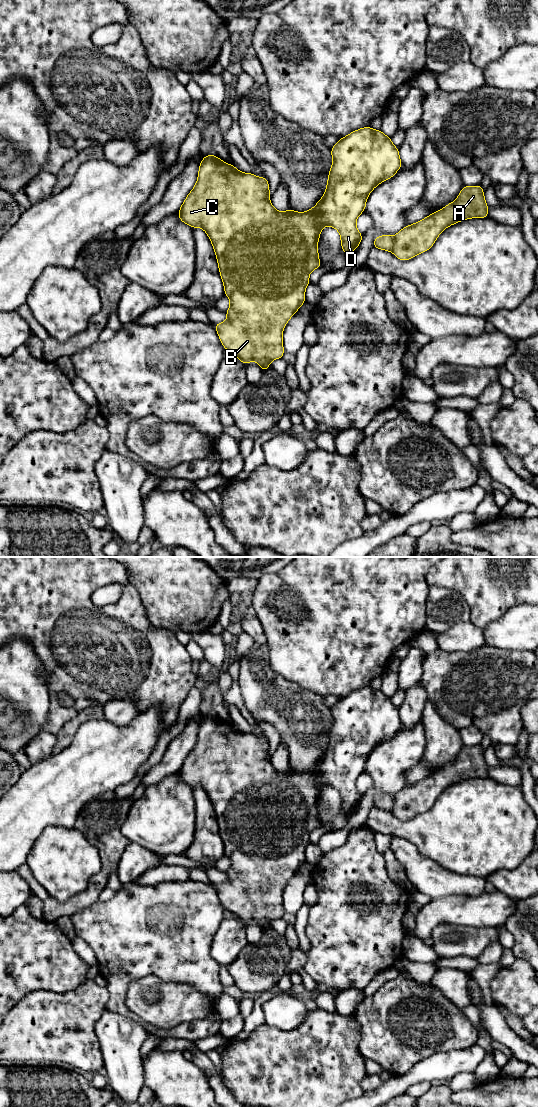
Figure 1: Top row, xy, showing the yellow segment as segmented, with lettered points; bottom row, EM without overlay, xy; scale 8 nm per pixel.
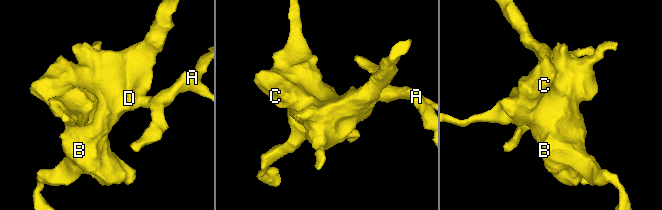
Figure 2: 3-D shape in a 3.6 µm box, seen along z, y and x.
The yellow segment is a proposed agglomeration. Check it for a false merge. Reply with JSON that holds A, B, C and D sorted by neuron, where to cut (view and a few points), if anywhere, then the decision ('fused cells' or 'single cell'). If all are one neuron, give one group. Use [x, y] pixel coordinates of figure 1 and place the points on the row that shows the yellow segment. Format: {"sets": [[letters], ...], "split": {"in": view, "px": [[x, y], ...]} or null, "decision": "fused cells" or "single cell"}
{"sets": [["A"], ["B", "C", "D"]], "split": {"in": "xy", "px": [[394, 236], [394, 242], [390, 251]]}, "decision": "fused cells"}

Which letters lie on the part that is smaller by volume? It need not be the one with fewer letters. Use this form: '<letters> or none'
A

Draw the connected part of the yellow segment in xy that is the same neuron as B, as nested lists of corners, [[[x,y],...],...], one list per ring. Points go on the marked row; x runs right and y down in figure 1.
[[[370,126],[340,138],[337,144],[331,147],[331,156],[333,162],[324,195],[312,209],[300,213],[291,208],[280,212],[273,207],[269,199],[267,178],[243,173],[216,155],[205,155],[199,165],[196,184],[177,213],[179,219],[193,229],[201,227],[212,243],[225,296],[230,299],[230,307],[225,312],[227,320],[213,326],[224,349],[234,353],[245,366],[250,361],[256,361],[265,372],[272,360],[283,357],[284,327],[306,302],[305,290],[310,283],[310,272],[322,267],[317,249],[321,230],[327,225],[337,229],[343,253],[351,254],[363,238],[363,234],[357,230],[356,220],[365,212],[368,195],[381,182],[392,178],[402,167],[399,149],[394,146],[391,138]]]

